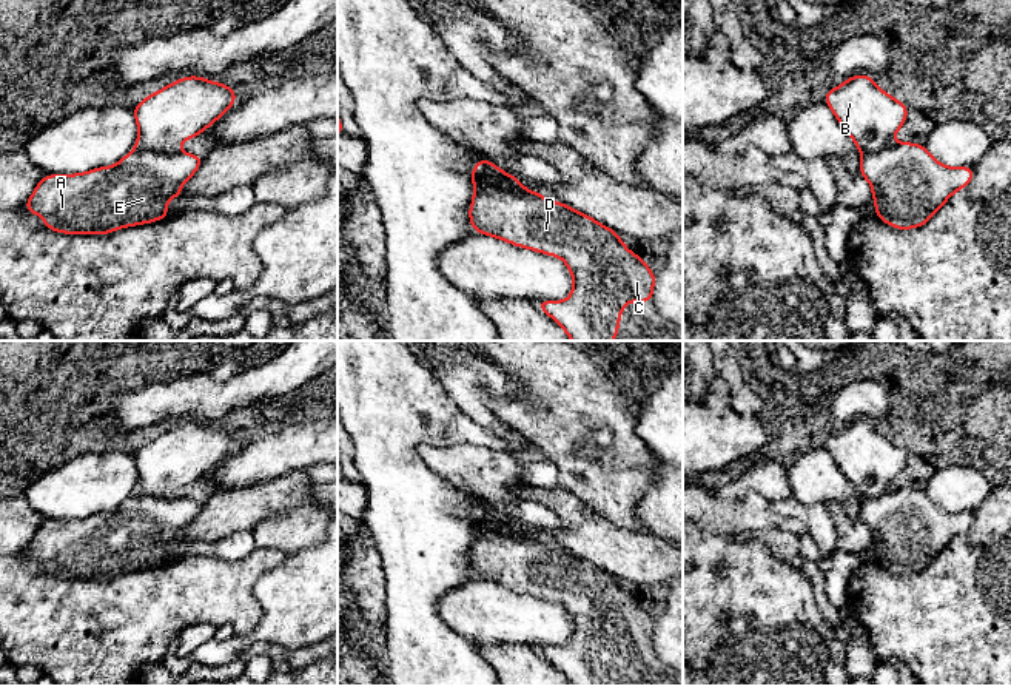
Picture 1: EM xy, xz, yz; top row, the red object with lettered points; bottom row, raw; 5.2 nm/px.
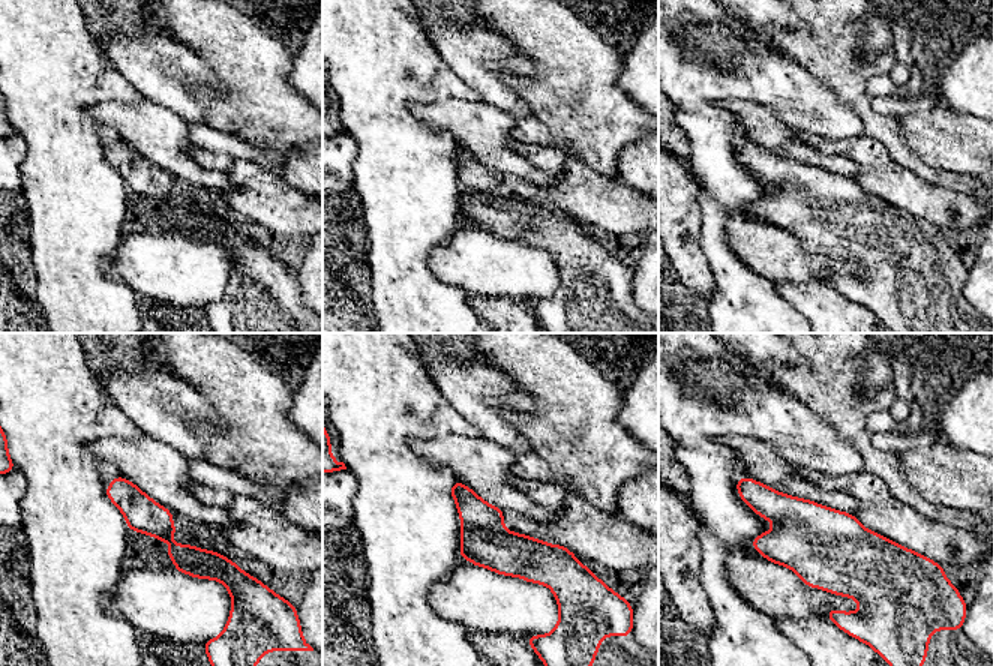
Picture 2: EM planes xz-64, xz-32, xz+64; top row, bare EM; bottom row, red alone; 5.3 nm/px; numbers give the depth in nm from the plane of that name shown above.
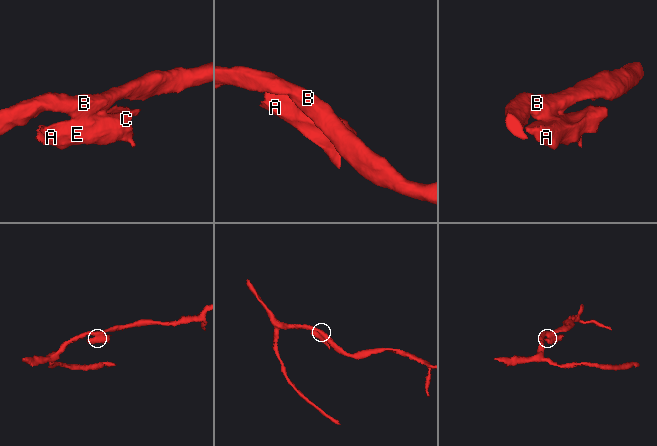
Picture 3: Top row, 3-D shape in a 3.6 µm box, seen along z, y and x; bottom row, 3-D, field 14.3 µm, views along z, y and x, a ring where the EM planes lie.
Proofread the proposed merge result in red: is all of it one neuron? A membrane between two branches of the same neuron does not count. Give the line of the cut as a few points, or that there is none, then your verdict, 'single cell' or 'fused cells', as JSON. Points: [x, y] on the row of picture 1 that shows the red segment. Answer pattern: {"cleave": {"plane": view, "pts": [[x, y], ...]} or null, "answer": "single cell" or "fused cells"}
{"cleave": {"plane": "xz", "pts": [[476, 162], [487, 182], [497, 185], [520, 184]]}, "answer": "fused cells"}

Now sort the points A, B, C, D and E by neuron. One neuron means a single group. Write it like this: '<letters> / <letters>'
A C D E / B

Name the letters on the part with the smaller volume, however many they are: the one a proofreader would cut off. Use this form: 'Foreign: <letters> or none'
Foreign: A, C, D, E

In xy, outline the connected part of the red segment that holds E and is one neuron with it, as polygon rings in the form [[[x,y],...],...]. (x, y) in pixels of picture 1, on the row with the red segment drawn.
[[[133,150],[114,166],[77,174],[46,174],[34,188],[25,211],[39,214],[46,228],[65,234],[109,234],[116,230],[162,220],[166,202],[180,193],[202,165],[203,157],[179,151]]]

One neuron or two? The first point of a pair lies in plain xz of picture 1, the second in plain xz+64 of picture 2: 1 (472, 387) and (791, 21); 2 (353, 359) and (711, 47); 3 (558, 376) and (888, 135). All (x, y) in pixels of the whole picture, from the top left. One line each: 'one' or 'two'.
1: one
2: two
3: one

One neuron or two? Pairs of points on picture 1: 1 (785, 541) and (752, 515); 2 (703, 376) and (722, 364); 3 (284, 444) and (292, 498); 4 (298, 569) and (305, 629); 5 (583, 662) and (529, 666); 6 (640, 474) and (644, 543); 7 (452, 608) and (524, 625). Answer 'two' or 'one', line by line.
1: two
2: two
3: two
4: one
5: two
6: two
7: one

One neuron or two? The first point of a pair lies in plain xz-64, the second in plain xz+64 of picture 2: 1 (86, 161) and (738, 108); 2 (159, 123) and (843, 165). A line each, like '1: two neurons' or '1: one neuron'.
1: two neurons
2: one neuron

